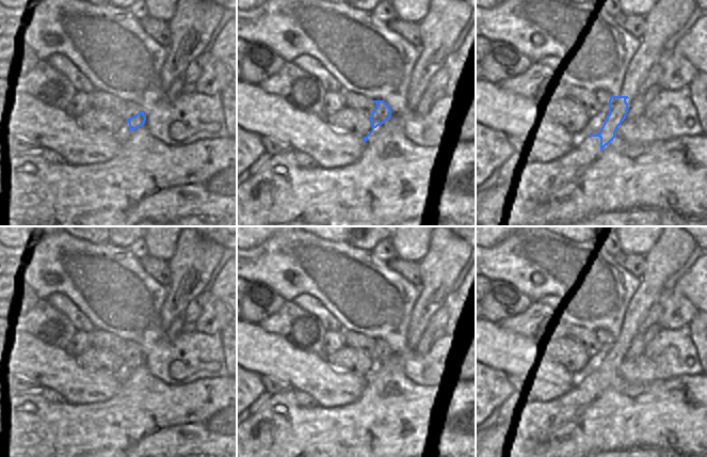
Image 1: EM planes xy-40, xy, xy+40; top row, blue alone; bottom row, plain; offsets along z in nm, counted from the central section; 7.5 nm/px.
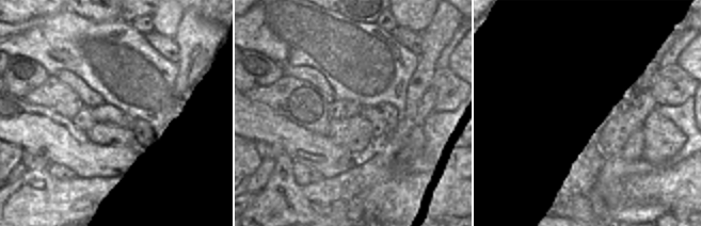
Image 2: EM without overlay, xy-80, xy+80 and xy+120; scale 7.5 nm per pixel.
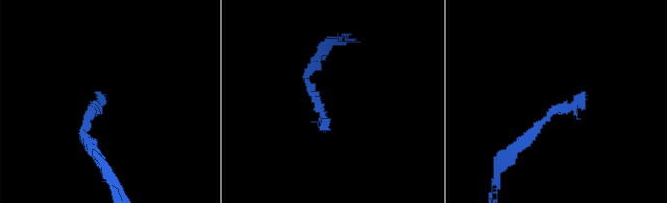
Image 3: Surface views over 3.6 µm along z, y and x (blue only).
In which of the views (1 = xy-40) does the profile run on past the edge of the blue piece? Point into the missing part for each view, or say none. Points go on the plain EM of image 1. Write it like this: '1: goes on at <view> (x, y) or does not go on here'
1: does not go on here

